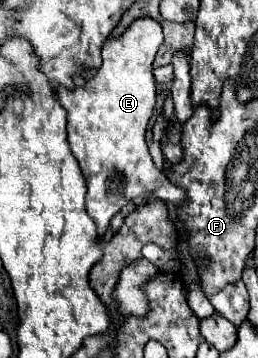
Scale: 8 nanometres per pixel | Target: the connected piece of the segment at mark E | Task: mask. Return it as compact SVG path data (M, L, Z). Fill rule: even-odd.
M137 19L125 35L103 45L103 65L81 89L57 89L57 99L67 111L67 141L79 169L87 181L87 213L97 225L97 239L103 239L109 221L131 199L153 195L165 203L179 205L185 191L175 187L167 175L155 167L145 143L147 123L155 107L153 59L163 43L163 31L153 19Z

